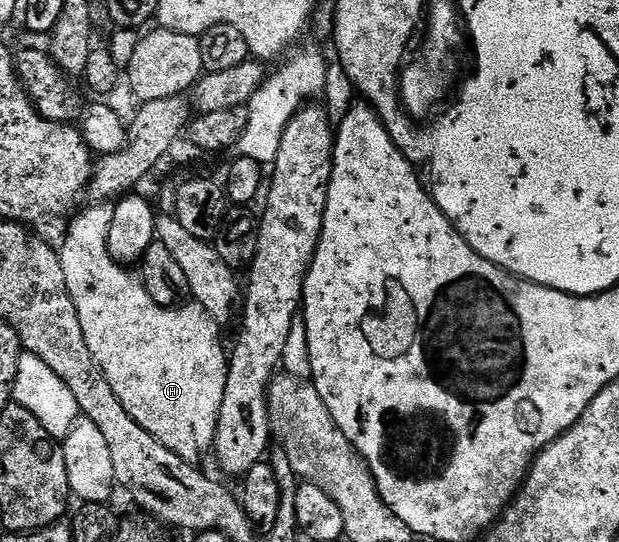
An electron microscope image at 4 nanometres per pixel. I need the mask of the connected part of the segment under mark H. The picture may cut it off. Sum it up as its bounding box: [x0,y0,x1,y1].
[60,201,228,465]

